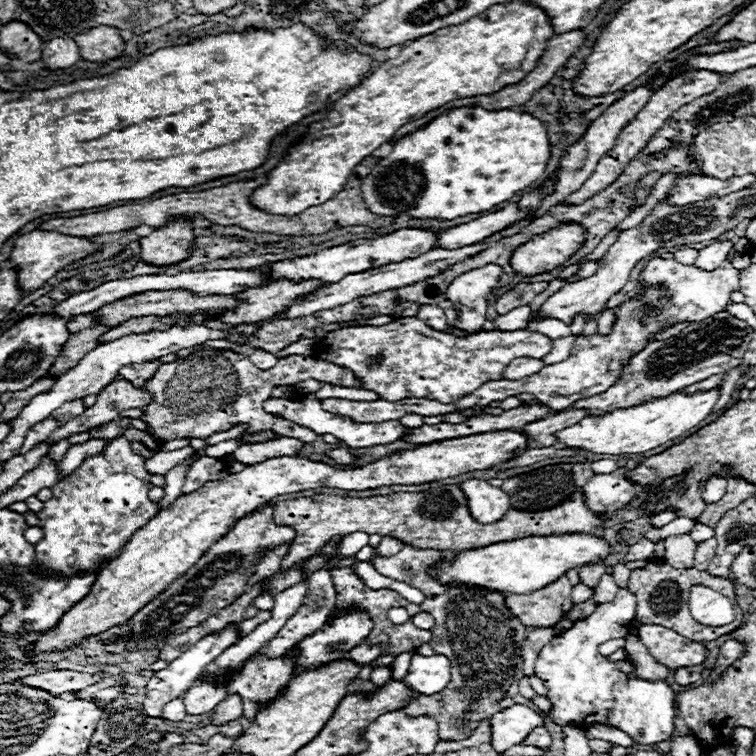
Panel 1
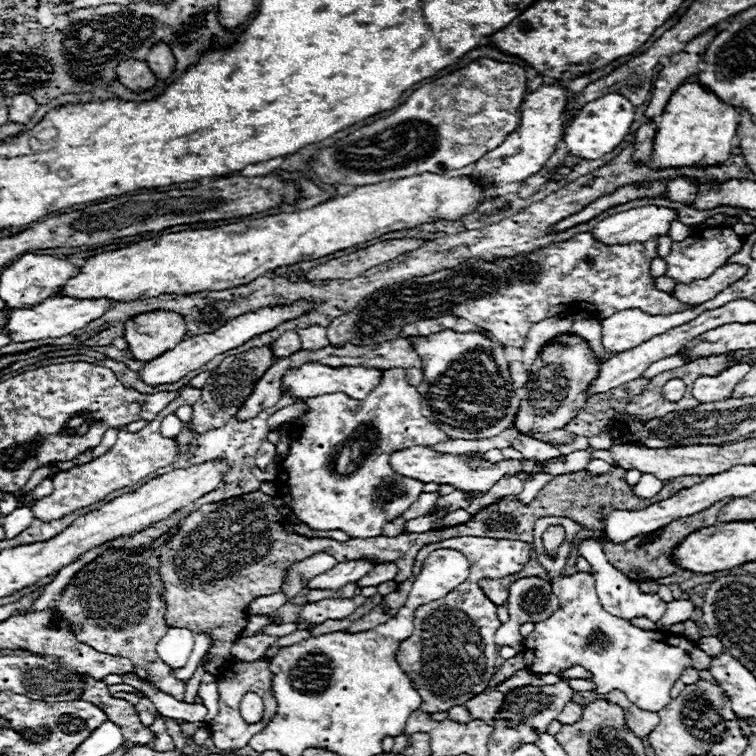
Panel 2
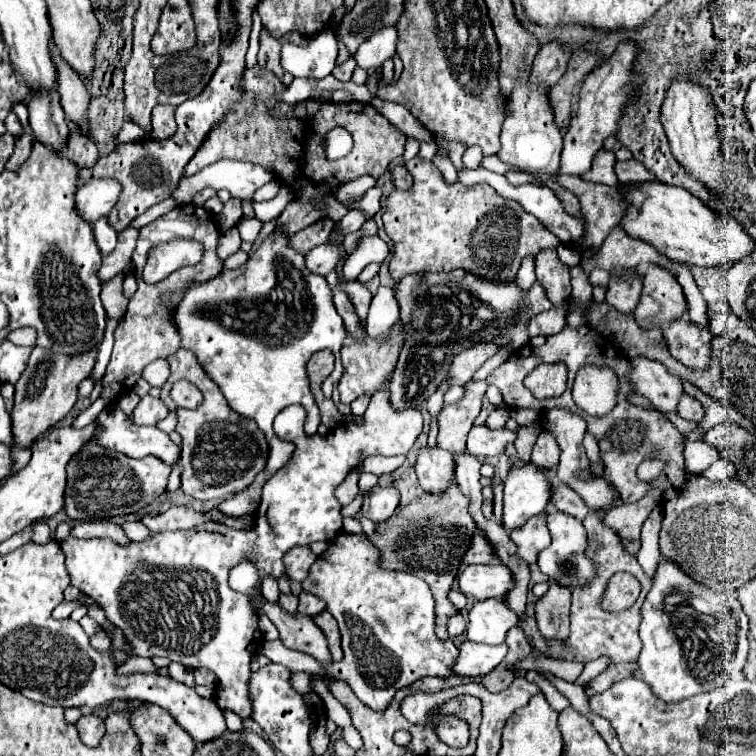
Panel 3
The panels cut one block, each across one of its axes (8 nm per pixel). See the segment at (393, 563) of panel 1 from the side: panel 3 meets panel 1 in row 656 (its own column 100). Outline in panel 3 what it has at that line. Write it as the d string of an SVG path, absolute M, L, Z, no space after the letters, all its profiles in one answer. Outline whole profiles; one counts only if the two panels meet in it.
M86 442L84 448L68 464L68 486L66 486L66 514L74 522L98 522L110 516L142 512L166 490L170 466L156 456L142 460L128 458L108 448L96 448Z

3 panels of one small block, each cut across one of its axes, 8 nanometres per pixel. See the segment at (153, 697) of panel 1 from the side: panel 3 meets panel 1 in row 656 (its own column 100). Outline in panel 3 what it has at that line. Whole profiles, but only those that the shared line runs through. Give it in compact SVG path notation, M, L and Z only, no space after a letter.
M90 178L76 194L78 214L94 224L100 216L106 216L118 202L122 188L114 178Z

